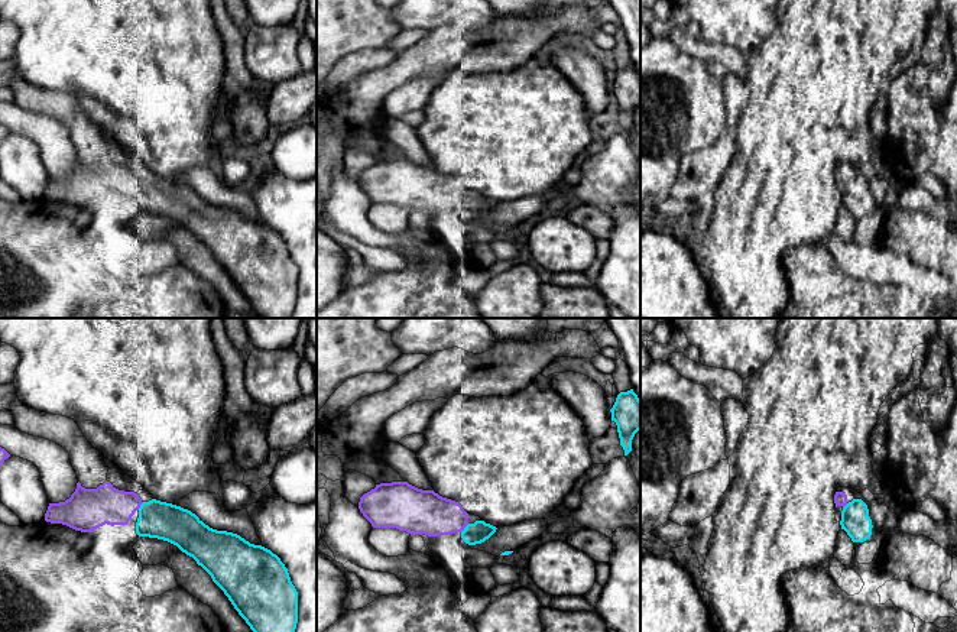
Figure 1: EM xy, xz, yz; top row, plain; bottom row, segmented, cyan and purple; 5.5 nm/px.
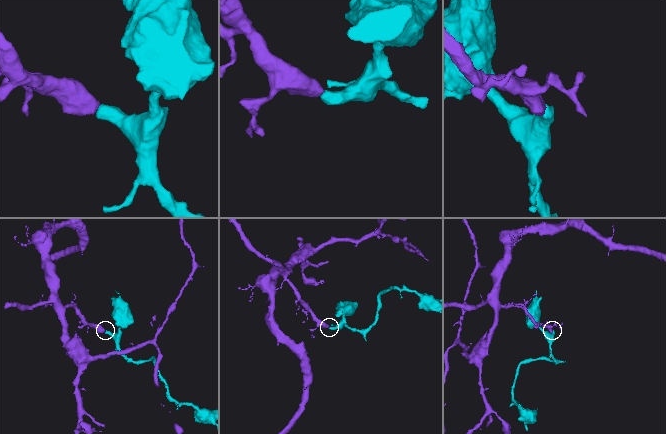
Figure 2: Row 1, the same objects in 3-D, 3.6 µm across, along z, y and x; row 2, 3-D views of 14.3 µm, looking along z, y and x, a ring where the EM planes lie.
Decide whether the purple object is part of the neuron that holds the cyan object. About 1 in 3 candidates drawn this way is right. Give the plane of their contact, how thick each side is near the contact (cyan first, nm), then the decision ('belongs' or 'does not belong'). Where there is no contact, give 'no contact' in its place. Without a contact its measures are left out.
contact in xz; calibres 120 and 240 nm; belongs

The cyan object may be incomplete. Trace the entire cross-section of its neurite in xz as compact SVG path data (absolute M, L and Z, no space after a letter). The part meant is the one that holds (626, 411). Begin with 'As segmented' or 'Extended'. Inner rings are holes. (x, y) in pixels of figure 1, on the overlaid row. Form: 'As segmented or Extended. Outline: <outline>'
As segmented. Outline: M633 389L620 392L610 412L611 421L617 425L620 445L627 456L632 451L632 440L640 430L640 399Z

